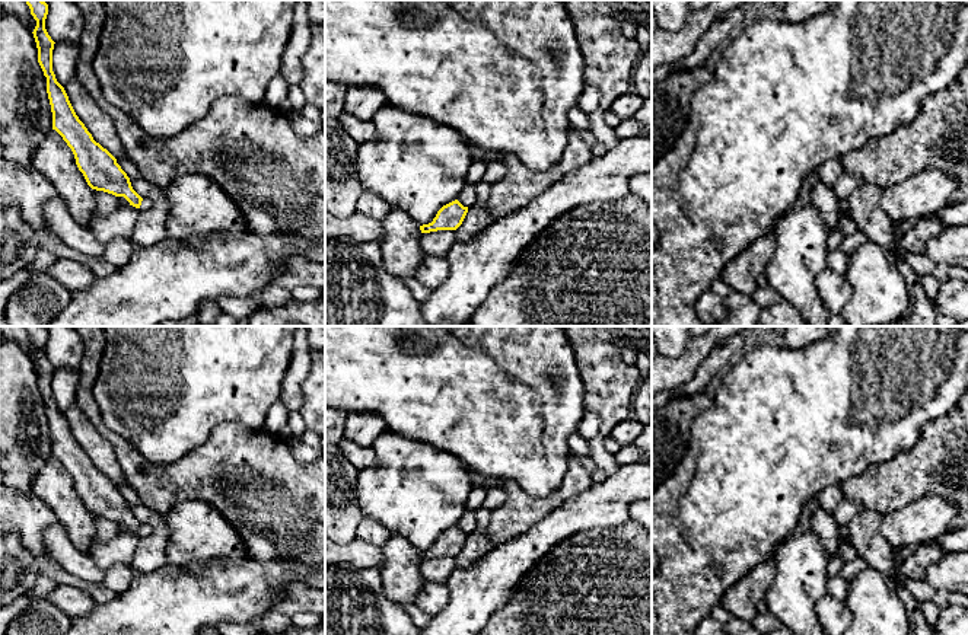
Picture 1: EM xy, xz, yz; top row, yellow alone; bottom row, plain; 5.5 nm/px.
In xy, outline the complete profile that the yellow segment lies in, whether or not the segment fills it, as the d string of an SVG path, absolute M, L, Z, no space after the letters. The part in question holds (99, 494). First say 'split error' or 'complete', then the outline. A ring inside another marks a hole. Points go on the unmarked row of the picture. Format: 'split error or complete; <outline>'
split error; M25 326L36 347L34 364L38 374L38 389L47 403L47 419L55 456L71 475L76 491L92 516L115 523L124 523L130 532L147 536L152 527L141 524L131 513L130 504L117 489L117 485L96 469L85 450L76 441L64 414L52 398L54 367L45 355L48 331L44 326Z

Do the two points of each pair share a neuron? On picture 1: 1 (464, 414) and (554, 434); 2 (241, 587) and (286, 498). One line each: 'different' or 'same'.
1: same
2: different

